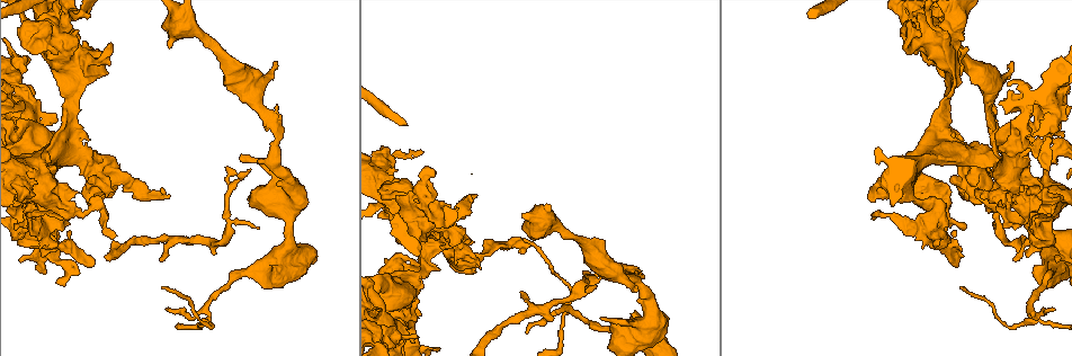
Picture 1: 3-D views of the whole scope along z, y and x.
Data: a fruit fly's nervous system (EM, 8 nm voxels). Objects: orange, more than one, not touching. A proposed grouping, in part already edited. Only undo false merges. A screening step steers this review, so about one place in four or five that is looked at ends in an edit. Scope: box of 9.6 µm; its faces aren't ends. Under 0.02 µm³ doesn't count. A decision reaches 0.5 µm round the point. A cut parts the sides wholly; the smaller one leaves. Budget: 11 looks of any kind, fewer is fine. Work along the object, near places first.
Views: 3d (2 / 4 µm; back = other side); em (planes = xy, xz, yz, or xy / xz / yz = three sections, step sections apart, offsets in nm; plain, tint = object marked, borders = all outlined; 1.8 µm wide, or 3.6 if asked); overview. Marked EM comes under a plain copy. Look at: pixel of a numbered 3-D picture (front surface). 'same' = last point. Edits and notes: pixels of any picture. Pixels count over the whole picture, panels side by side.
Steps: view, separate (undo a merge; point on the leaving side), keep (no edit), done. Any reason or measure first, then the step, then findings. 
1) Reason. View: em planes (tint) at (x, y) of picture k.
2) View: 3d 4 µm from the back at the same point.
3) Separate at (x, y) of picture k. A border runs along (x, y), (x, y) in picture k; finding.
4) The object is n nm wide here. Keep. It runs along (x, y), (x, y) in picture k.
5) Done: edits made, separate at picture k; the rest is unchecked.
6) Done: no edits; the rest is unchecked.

Calibre changes. View: em planes (tint) at (264, 116) of picture 1.

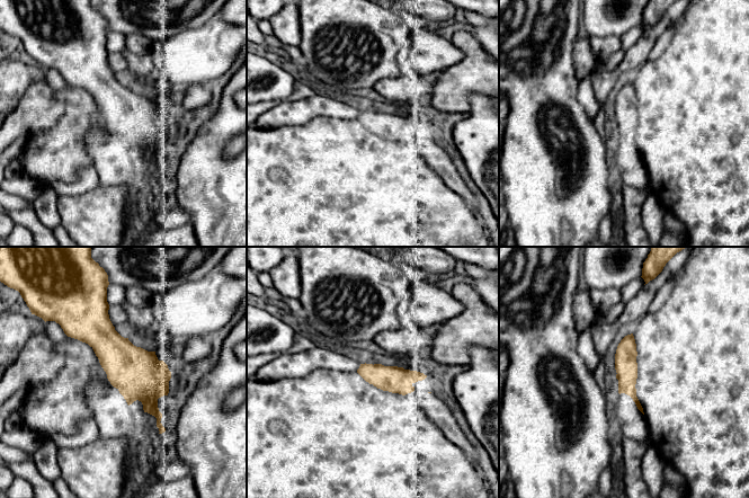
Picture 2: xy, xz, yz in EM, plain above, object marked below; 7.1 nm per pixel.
Keep. It runs along (630, 337), (627, 387), (633, 394) in picture 2; one cell here.

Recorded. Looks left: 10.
Abrupt turn. View: 3d 4 µm at (66, 142) of picture 1.

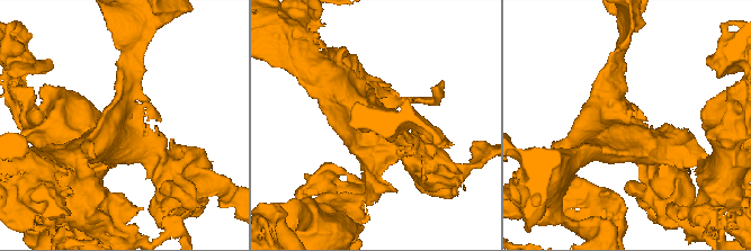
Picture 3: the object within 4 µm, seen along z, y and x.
Need the tissue. View: em planes (borders) at (121, 126) of picture 3.

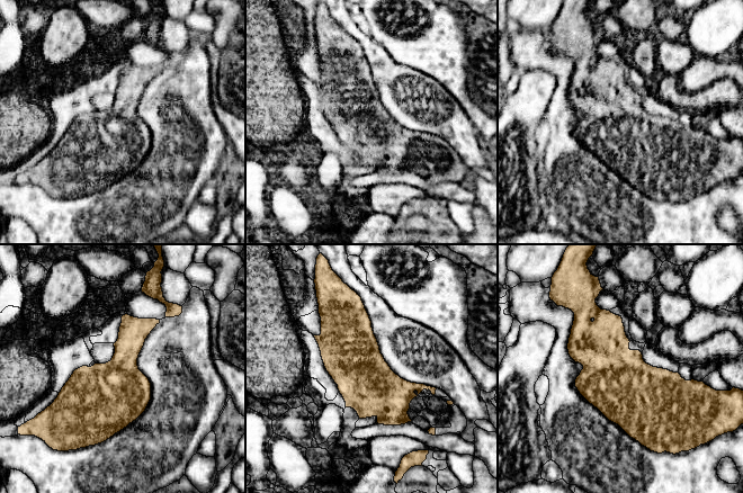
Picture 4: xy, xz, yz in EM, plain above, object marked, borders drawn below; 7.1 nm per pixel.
The object is 400 nm wide here. Keep. Continuous, no second cell.

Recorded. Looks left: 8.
View: em planes (tint) at (1058, 132) of picture 1.

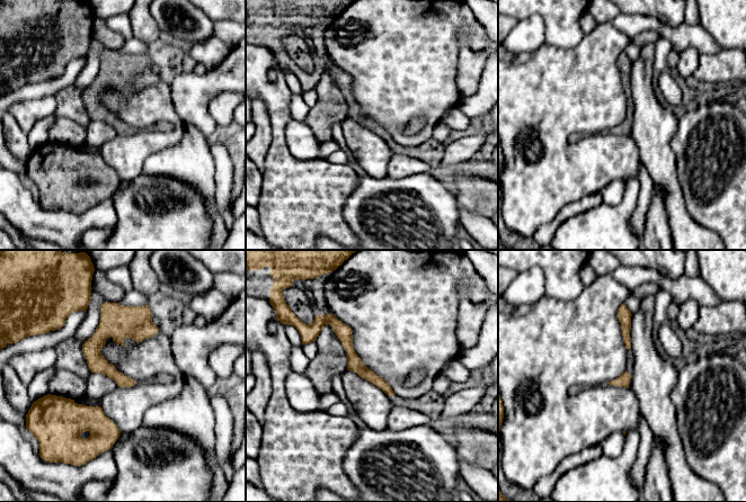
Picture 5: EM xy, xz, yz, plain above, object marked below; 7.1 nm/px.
The object is 90 nm wide here. Keep. Continuous, no second cell.

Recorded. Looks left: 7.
Calibre changes. View: 3d 4 µm at (1005, 191) of picture 1.

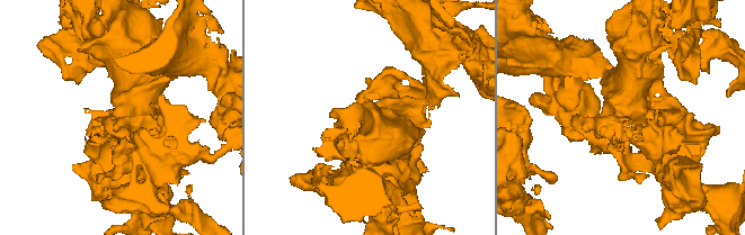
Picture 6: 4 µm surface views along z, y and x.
View: em 3.6 µm yz step 4 (tint) at (135, 115) of picture 6.

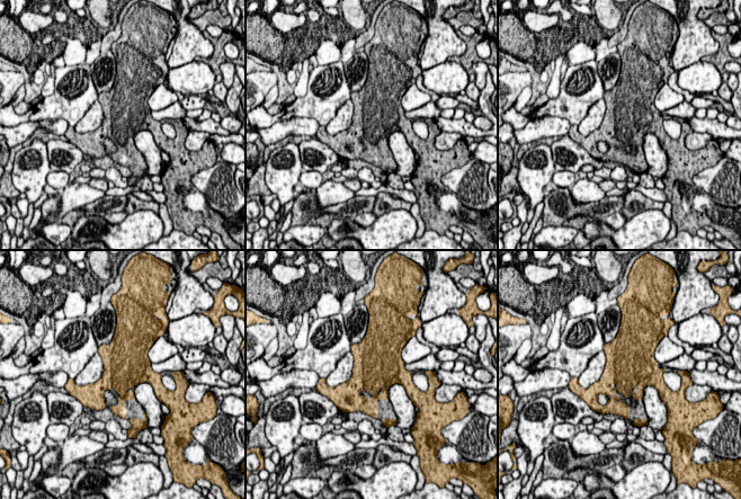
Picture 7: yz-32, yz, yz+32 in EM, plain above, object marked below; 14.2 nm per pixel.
Cut it another way. View: em 3.6 µm planes (tint) at the same point.

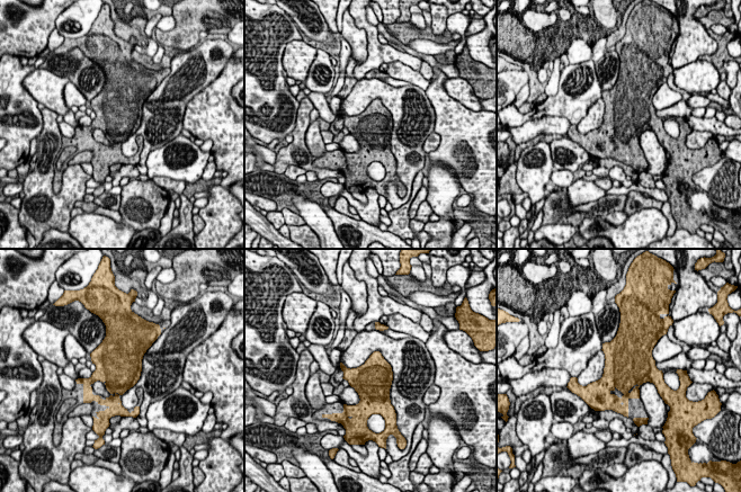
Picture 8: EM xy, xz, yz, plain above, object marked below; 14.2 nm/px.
The object is 550 nm wide here. Keep. Continuous, no second cell.

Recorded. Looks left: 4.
Done: no edits; the rest is unchecked.

